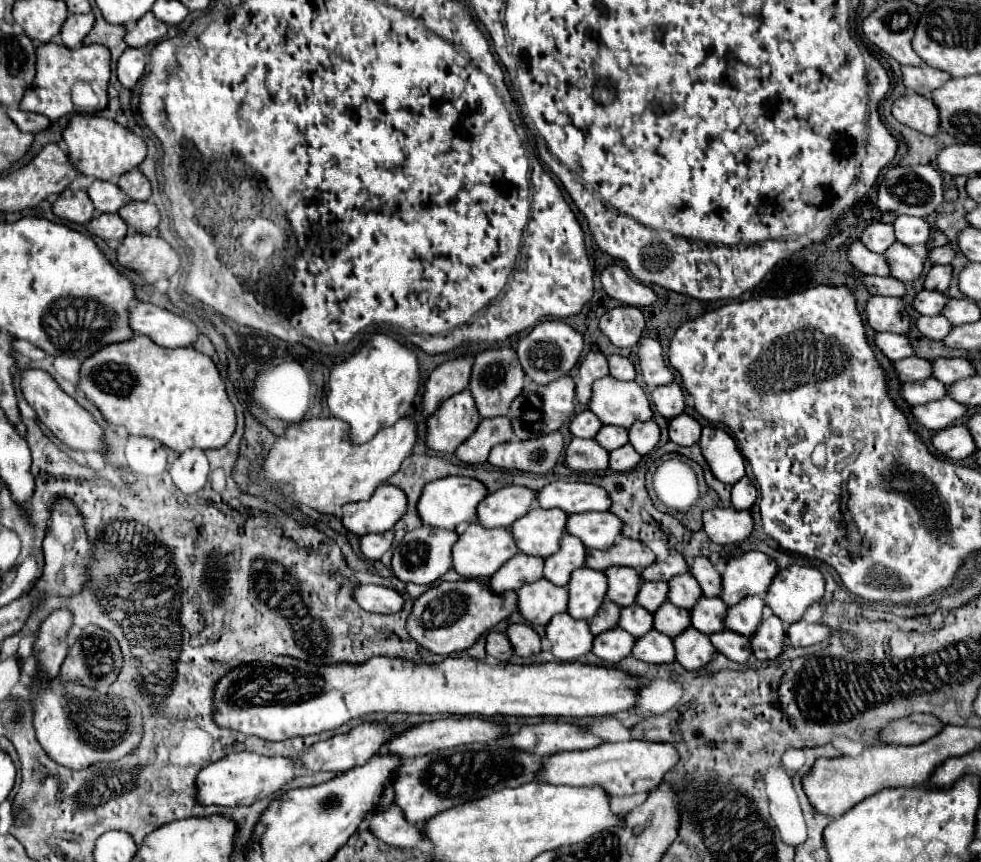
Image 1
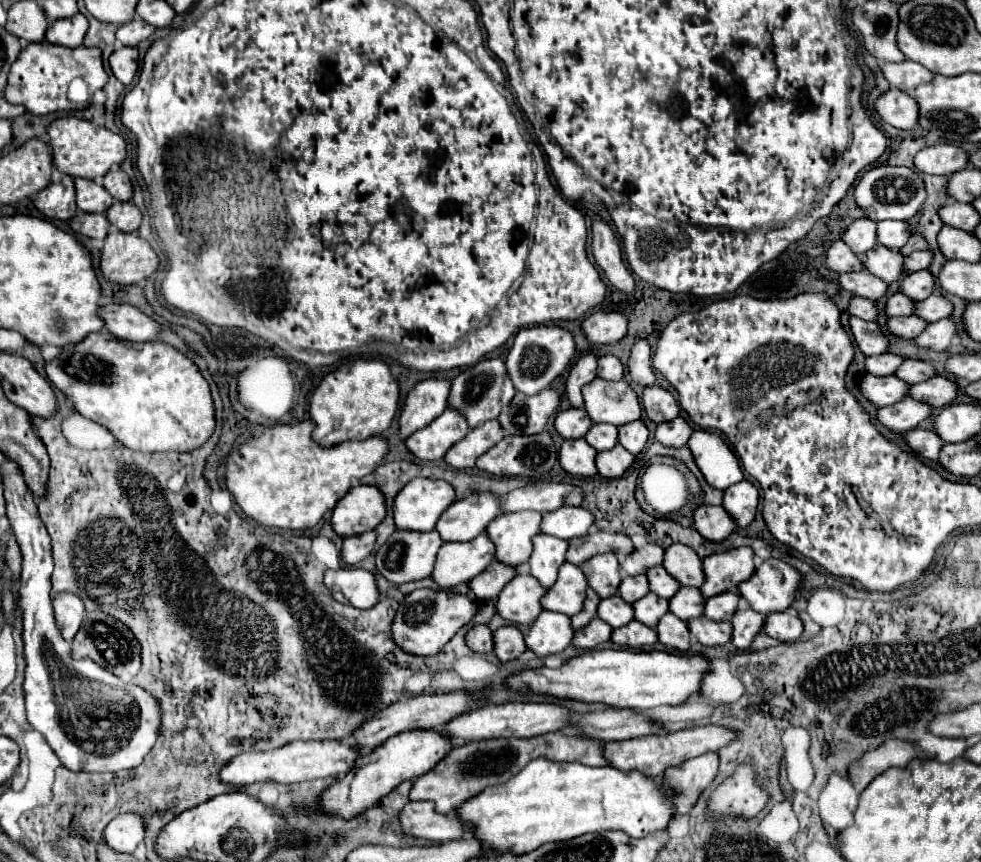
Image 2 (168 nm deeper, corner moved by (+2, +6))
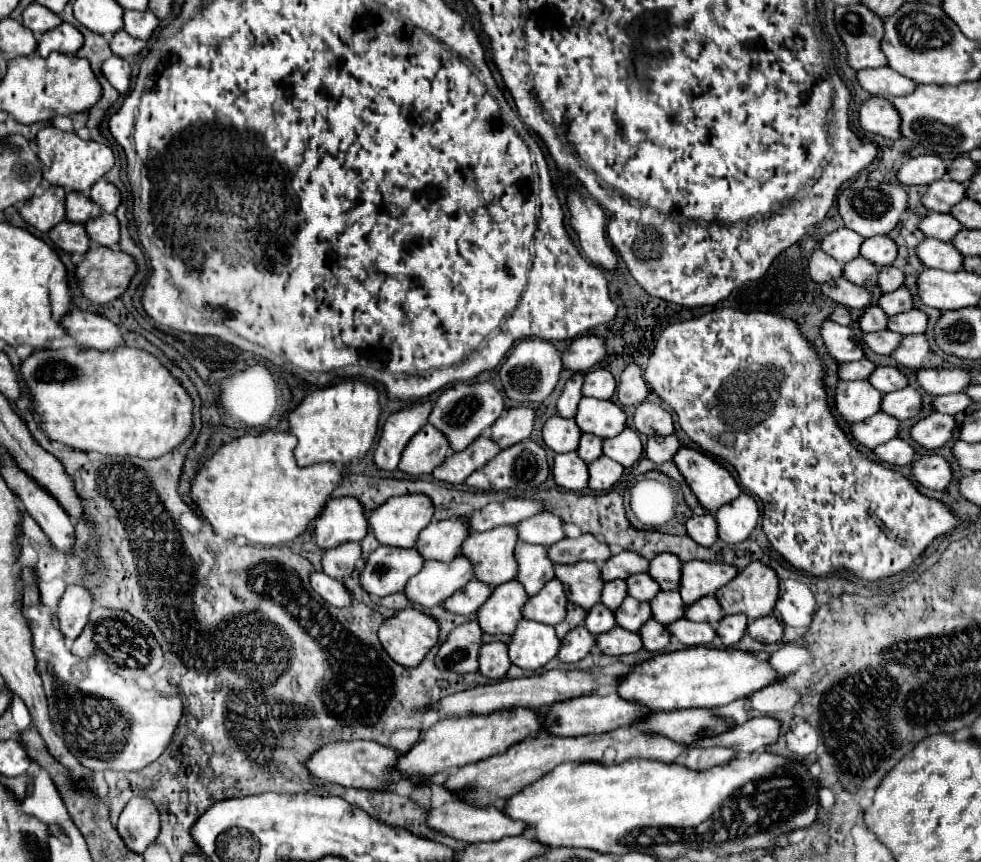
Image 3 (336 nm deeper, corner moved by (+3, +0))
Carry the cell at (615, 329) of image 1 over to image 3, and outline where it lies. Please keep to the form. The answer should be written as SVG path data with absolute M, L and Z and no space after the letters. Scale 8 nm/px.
M584 335L574 339L572 345L562 353L562 363L570 371L586 373L604 359L606 351L606 339L598 335Z

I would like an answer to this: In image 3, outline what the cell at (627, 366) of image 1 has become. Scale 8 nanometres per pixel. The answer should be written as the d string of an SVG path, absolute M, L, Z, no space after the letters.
M592 369L584 377L582 393L586 397L610 399L614 395L614 389L616 389L616 381L608 369Z

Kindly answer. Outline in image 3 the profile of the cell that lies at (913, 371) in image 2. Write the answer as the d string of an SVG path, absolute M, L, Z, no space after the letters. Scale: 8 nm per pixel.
M876 367L868 381L882 393L898 391L908 385L908 377L898 367Z

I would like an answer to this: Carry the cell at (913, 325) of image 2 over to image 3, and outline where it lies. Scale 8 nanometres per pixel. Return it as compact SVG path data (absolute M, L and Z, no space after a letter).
M876 331L876 333L866 333L862 339L864 343L878 355L890 355L902 341L904 335L894 333L894 331Z

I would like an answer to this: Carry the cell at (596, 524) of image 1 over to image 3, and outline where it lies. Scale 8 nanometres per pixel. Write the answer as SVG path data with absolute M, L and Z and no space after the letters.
M544 511L540 515L534 515L532 519L524 519L524 523L518 523L518 537L520 541L526 541L526 543L550 547L566 537L564 521L558 515Z

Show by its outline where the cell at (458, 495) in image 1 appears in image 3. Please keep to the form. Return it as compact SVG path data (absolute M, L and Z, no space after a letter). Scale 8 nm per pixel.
M424 493L390 497L370 513L368 525L382 545L412 547L420 531L432 521L434 505Z

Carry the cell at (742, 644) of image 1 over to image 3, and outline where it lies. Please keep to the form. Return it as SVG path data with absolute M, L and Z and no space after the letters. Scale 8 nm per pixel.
M680 619L668 627L668 631L680 639L686 647L710 645L716 639L716 629L710 623L696 623L690 619Z

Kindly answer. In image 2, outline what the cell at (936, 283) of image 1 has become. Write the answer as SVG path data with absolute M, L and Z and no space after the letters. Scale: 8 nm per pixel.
M923 269L907 275L899 285L899 293L905 293L911 301L923 301L933 293L933 287L935 287L935 277L927 269Z

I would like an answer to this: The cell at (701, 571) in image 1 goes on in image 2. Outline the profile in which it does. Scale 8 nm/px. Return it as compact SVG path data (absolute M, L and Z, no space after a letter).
M673 543L665 549L665 561L663 567L669 569L669 575L675 577L681 585L683 583L701 583L705 581L703 575L703 567L701 567L701 559L697 557L697 553L681 543Z

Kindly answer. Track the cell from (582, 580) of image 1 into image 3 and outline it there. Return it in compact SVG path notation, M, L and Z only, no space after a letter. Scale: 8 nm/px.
M552 579L544 585L544 589L530 597L524 607L524 619L558 625L566 617L568 607L568 593L560 579Z

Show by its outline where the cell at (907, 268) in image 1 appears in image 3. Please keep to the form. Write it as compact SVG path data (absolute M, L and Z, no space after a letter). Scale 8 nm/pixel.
M856 257L844 265L844 277L868 289L878 289L878 273L880 267L866 257Z

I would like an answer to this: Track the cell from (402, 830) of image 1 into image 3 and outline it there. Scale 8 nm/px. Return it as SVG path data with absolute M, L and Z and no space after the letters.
M437 783L430 784L430 789L432 792L431 809L428 811L426 827L430 827L432 831L438 831L442 835L448 835L448 837L454 837L454 839L466 841L466 843L496 841L496 839L504 839L504 837L512 837L512 835L522 835L524 833L524 823L506 819L506 815L500 809L496 809L496 807L478 809L478 807L468 807L466 803L456 803L456 801L453 801L456 798Z

